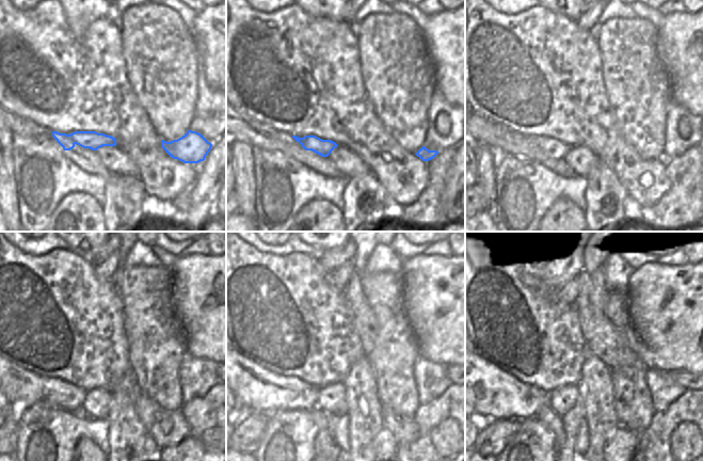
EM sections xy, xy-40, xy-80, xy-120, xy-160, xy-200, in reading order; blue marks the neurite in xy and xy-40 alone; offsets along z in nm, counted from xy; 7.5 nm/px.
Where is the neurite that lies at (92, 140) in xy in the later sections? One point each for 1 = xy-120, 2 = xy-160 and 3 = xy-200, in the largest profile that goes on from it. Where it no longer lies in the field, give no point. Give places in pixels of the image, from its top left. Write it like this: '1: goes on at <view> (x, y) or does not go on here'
1: goes on at xy-120 (19, 387)
2: goes on at xy-160 (259, 391)
3: goes on at xy-200 (493, 393)

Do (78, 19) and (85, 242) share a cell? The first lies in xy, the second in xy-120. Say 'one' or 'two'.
one

